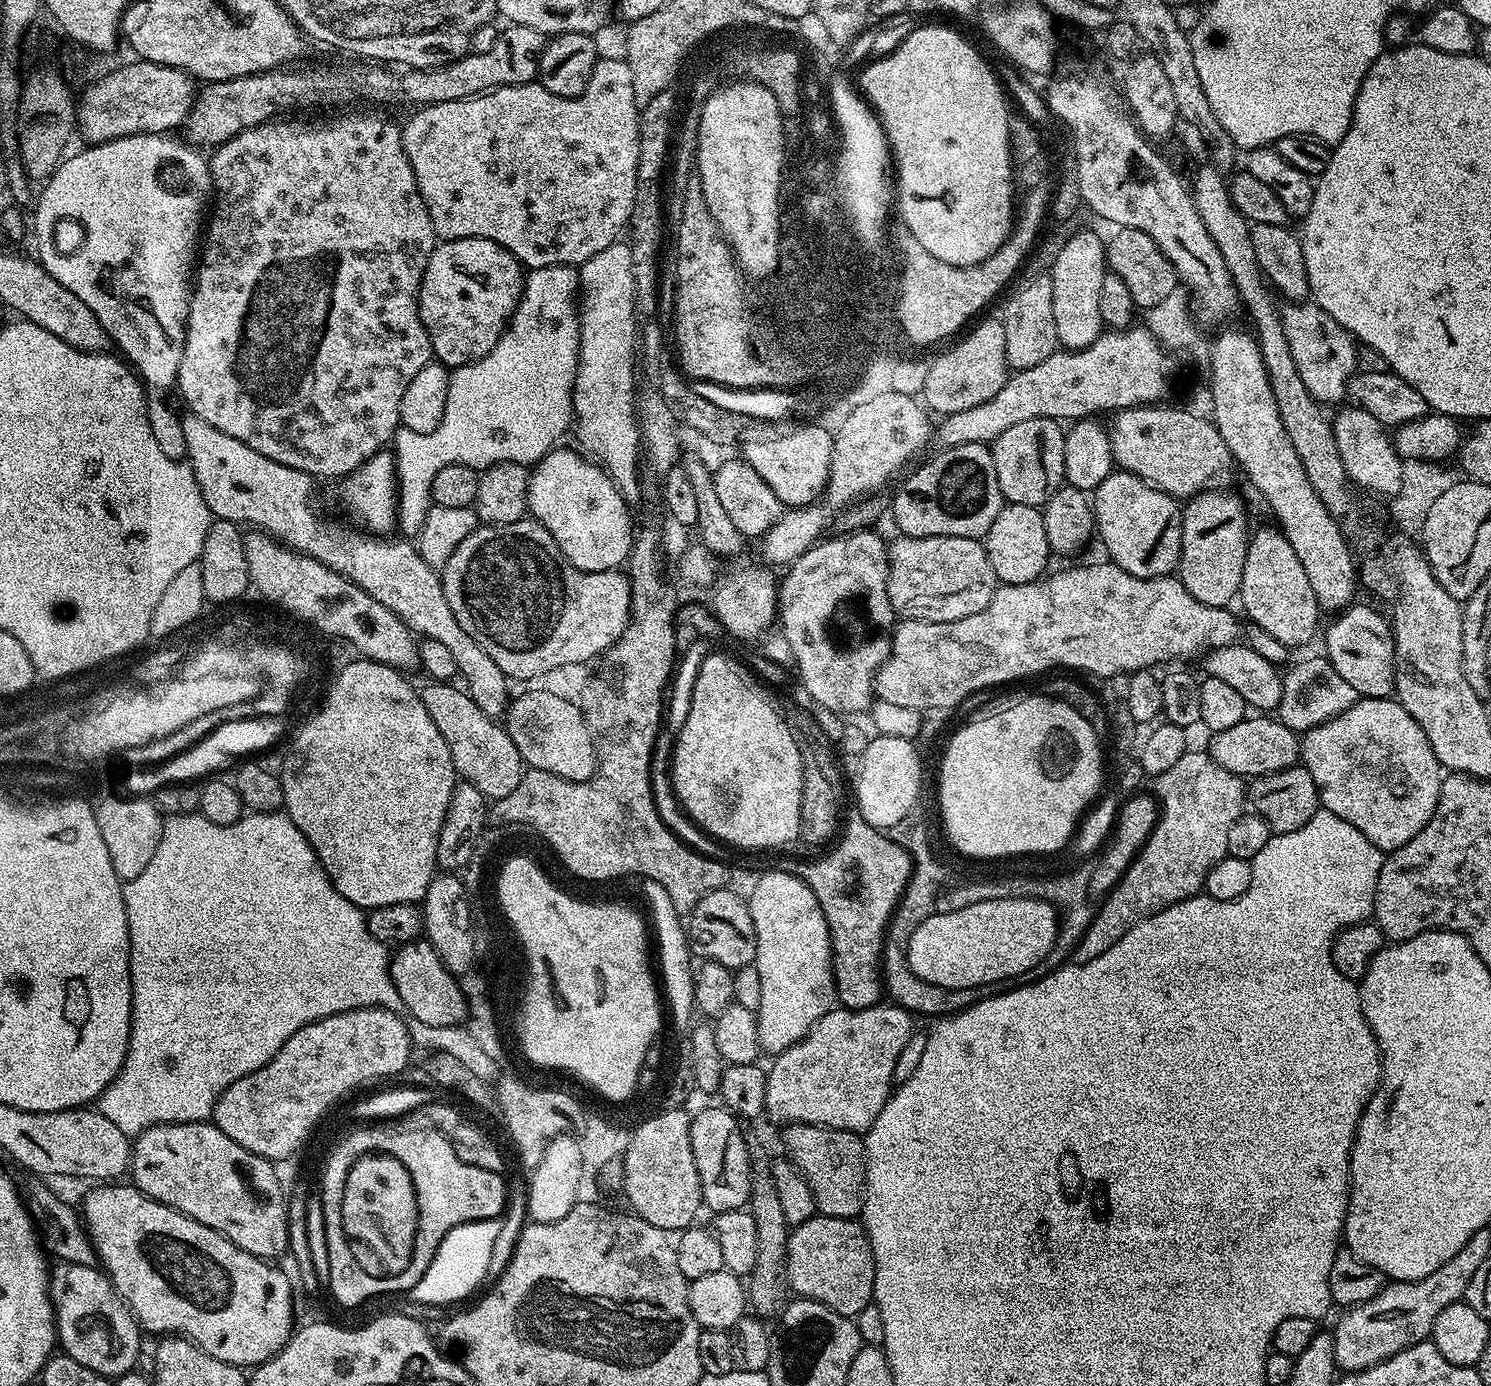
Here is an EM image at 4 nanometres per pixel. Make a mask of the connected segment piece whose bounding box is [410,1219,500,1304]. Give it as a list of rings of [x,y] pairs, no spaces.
[[[499,1219],[479,1220],[450,1230],[450,1234],[442,1238],[426,1274],[422,1274],[420,1281],[412,1287],[411,1299],[420,1304],[452,1304],[455,1300],[466,1299],[483,1280],[489,1279],[490,1256],[499,1226]]]

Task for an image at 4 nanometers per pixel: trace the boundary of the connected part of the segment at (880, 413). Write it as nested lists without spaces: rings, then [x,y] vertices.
[[[900,393],[878,394],[865,402],[863,408],[855,407],[846,412],[839,421],[840,429],[835,429],[832,438],[830,474],[824,493],[813,504],[781,511],[778,522],[774,522],[774,526],[759,541],[763,563],[768,566],[792,565],[825,535],[824,527],[827,524],[829,527],[838,513],[857,500],[879,493],[880,487],[907,460],[914,459],[923,450],[928,436],[930,440],[934,428],[928,425],[927,415],[929,413],[919,399]]]

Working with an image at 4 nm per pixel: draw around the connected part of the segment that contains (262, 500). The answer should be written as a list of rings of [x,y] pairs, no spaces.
[[[185,415],[180,425],[186,438],[187,463],[215,519],[231,520],[241,526],[252,524],[248,526],[273,536],[296,552],[306,553],[366,590],[370,598],[378,598],[378,602],[394,610],[417,637],[442,642],[442,646],[454,654],[456,671],[461,677],[464,675],[463,683],[478,710],[493,718],[505,715],[510,703],[509,677],[504,675],[498,662],[494,662],[494,658],[490,658],[490,654],[458,626],[458,618],[454,618],[446,602],[437,569],[423,560],[415,543],[404,538],[388,540],[392,538],[369,534],[355,526],[343,528],[324,516],[316,517],[316,504],[312,501],[313,477],[290,466],[282,466],[282,462],[258,454],[258,450],[250,450],[246,442],[222,434],[222,430],[210,426],[210,422],[202,422],[197,416]]]

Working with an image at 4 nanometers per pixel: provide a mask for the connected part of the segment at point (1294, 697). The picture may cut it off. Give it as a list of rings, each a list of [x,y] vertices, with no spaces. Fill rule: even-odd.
[[[1323,655],[1308,658],[1293,666],[1291,665],[1283,675],[1282,698],[1276,709],[1276,716],[1288,729],[1297,734],[1344,713],[1360,698],[1353,686],[1348,685],[1343,677],[1339,677],[1333,664]]]

